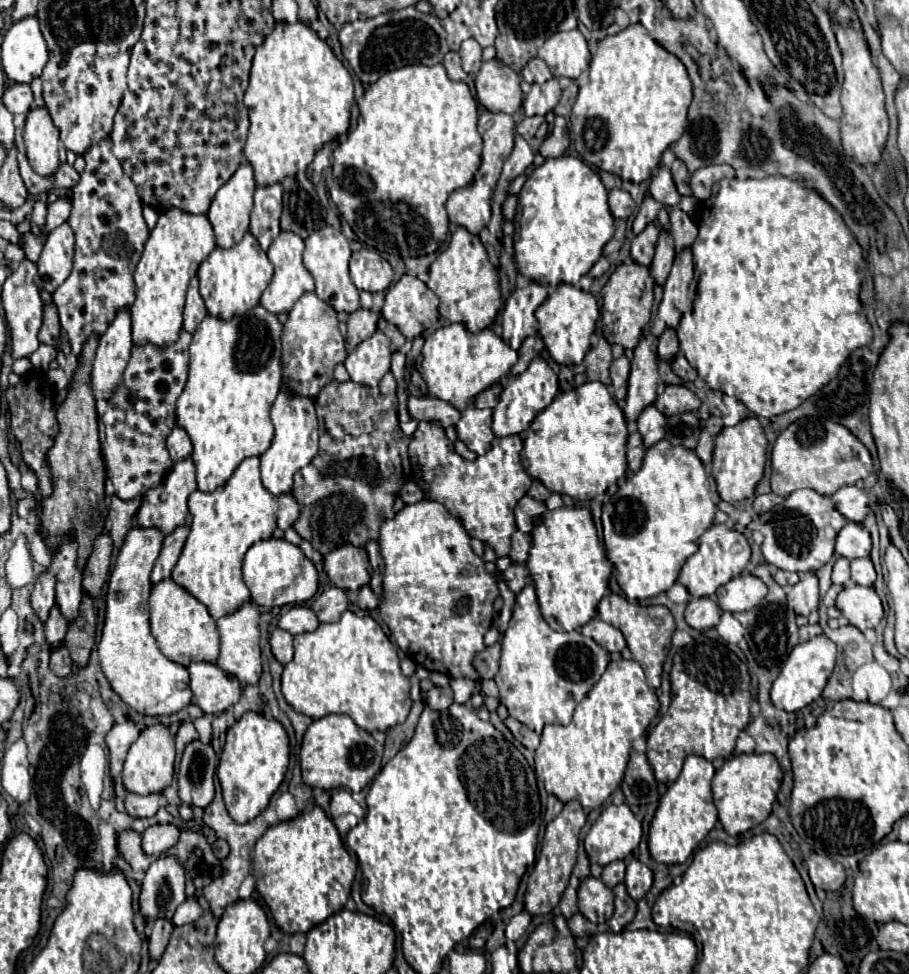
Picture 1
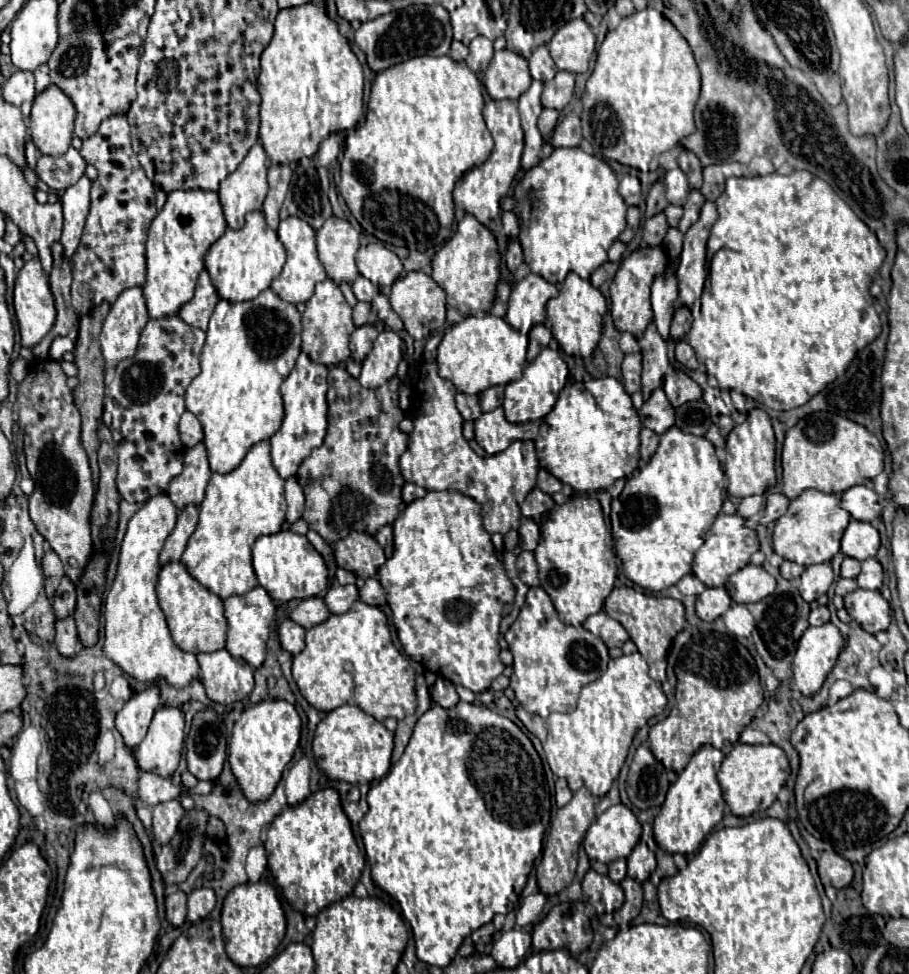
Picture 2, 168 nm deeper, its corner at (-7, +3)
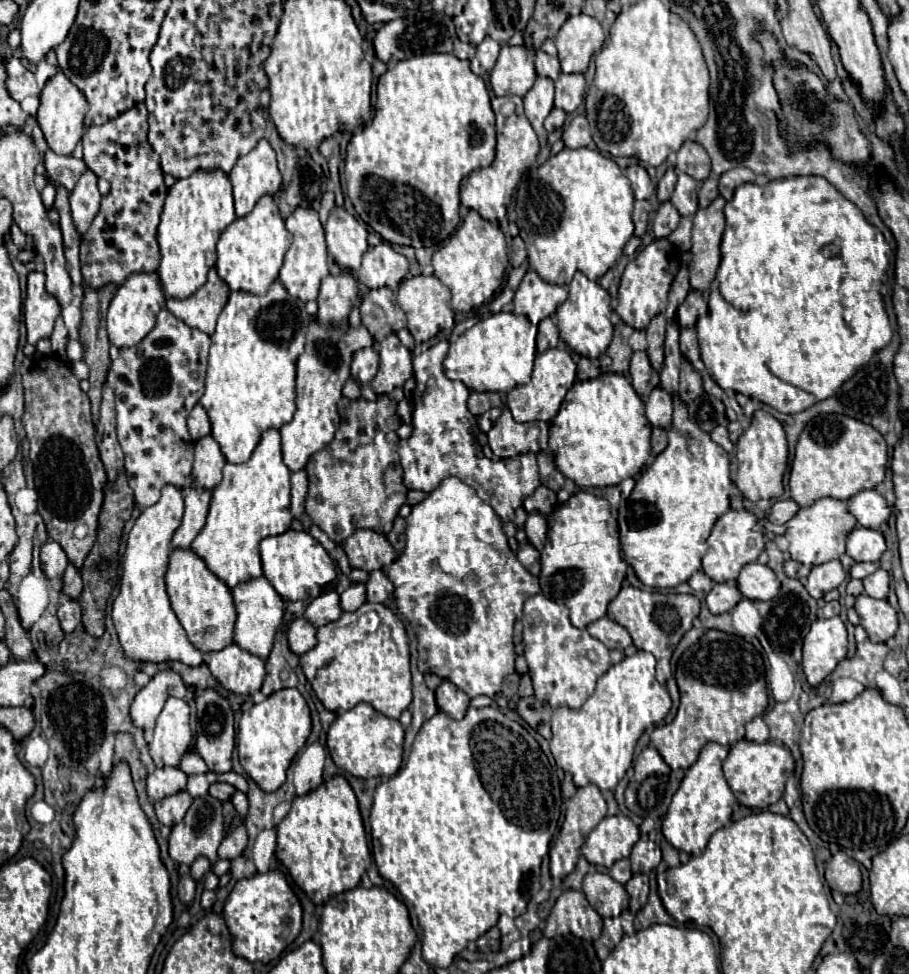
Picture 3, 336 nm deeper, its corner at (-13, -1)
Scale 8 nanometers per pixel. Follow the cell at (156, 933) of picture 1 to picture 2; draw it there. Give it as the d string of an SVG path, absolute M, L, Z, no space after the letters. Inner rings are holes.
M181 889L169 893L165 899L165 909L167 909L167 919L173 927L183 925L187 915L187 895Z

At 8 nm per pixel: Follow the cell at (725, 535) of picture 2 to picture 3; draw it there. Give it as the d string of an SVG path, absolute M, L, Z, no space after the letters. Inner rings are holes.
M745 509L741 511L727 511L721 519L717 519L709 539L707 539L707 553L703 555L703 573L709 575L715 583L731 583L737 579L739 571L747 565L757 561L761 551L765 549L763 533L755 531L757 517Z

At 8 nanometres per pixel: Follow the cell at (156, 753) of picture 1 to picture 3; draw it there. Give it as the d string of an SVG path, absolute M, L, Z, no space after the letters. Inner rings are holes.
M171 697L155 725L153 741L149 745L149 753L153 763L161 767L177 767L181 757L191 747L191 727L189 727L189 705L183 699Z

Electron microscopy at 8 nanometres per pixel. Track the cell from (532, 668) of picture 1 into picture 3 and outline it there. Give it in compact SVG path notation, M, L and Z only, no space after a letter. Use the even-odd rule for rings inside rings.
M533 595L525 601L523 607L523 657L529 665L529 677L533 681L533 693L539 701L551 705L551 709L569 707L569 709L581 709L585 699L593 693L597 679L611 667L609 663L609 649L595 637L587 633L587 629L577 629L569 621L569 609L561 603L555 603L553 599L547 599L545 595Z

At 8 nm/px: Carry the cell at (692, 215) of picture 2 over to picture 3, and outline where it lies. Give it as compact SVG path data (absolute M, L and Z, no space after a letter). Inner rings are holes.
M709 177L705 183L701 183L699 189L699 209L707 209L711 205L711 201L717 199L717 179Z

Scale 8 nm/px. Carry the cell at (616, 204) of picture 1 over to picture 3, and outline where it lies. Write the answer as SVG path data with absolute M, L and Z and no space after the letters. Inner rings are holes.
M631 165L625 169L625 175L629 177L631 181L631 187L633 187L633 193L635 193L635 199L649 199L653 193L655 193L655 185L651 183L647 171L641 167L641 165Z

